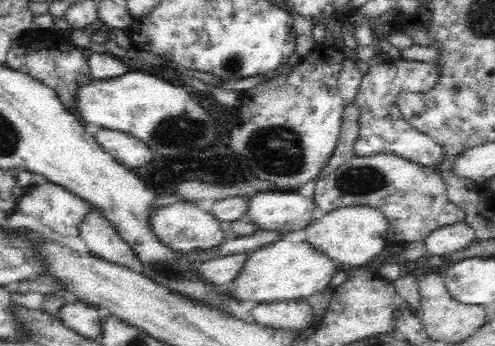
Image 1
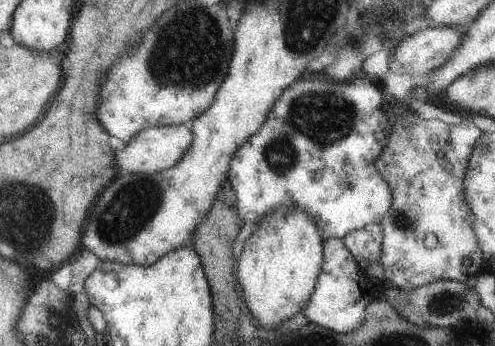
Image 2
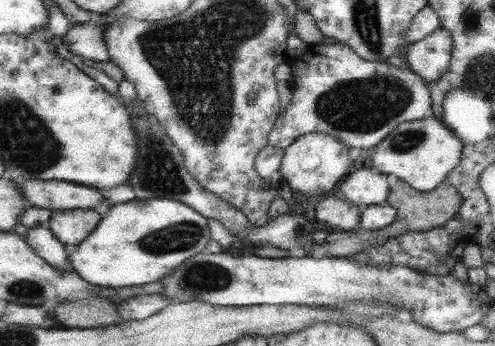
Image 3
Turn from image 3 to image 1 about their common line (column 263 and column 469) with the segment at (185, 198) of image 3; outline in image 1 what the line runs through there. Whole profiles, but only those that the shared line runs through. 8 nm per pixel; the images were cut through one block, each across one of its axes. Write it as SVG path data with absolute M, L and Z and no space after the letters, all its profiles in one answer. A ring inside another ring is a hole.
M458 222L458 224L446 226L446 228L434 230L424 240L424 248L426 248L428 256L450 256L454 252L468 248L476 240L478 240L476 230L466 222Z

